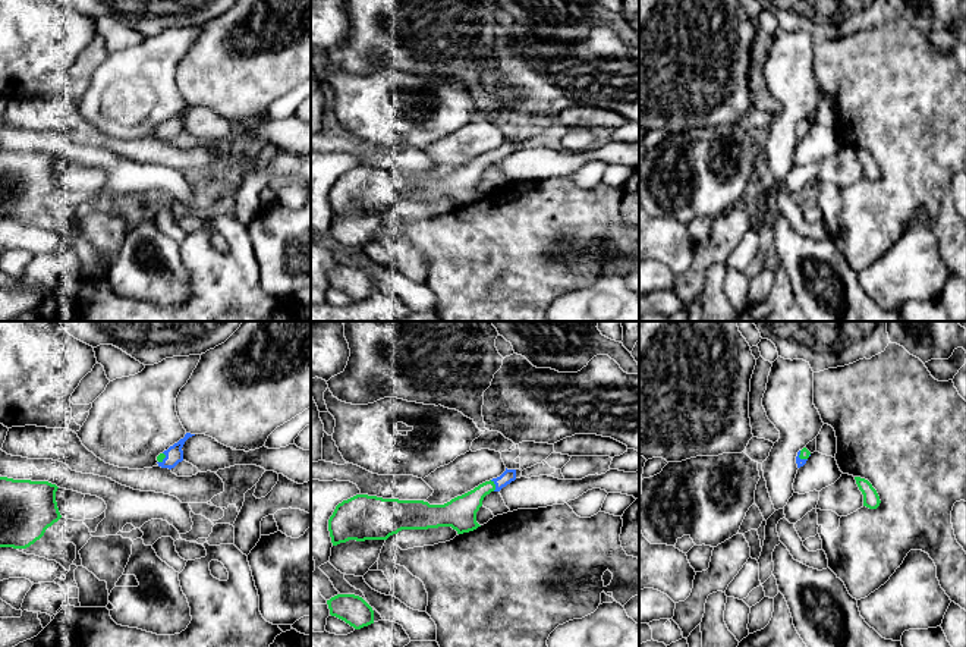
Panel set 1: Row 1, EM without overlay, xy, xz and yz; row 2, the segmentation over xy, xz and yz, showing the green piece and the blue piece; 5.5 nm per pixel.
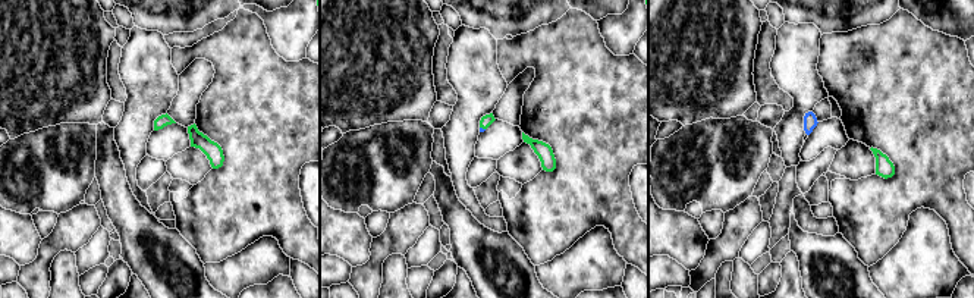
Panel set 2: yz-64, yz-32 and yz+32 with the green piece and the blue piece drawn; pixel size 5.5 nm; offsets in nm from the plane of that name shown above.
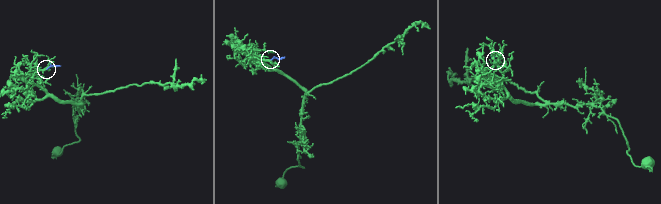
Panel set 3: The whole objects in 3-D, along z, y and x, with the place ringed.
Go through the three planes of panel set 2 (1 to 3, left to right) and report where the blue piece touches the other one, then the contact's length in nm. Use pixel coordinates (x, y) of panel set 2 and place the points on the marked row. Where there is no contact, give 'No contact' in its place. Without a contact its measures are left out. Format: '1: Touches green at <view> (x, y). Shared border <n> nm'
1: No contact
2: Touches green at yz-32 (483, 128). Shared border 40 nm
3: No contact

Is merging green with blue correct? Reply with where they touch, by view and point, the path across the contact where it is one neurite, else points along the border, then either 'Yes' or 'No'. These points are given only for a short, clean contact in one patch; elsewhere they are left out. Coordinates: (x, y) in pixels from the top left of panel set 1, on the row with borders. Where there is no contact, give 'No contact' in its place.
Touches green at xz (494, 486). Path across: xz (461, 512), (484, 489), (494, 486), (509, 476). Yes

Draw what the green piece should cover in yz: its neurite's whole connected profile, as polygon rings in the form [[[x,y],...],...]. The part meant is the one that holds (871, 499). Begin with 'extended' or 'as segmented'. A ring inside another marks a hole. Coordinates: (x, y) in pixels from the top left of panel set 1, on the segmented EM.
as segmented; [[[855,477],[855,480],[856,480],[859,490],[863,494],[863,506],[869,509],[877,509],[881,500],[880,500],[877,490],[872,487],[872,484],[868,480],[860,478],[860,477]]]

